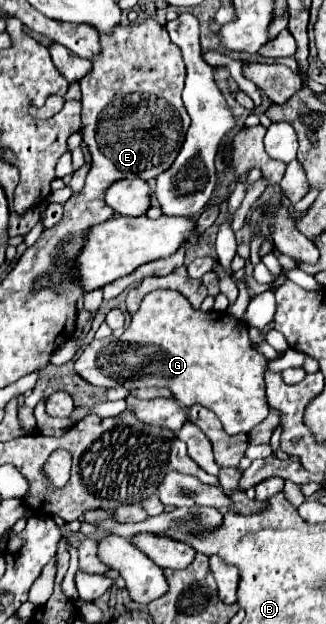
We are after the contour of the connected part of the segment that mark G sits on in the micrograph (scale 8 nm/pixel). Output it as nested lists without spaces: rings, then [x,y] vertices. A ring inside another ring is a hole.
[[[154,290],[144,296],[140,310],[132,316],[128,330],[118,338],[104,338],[92,340],[80,354],[74,364],[74,372],[92,386],[114,388],[124,386],[128,390],[144,388],[144,386],[158,386],[168,388],[178,402],[184,406],[202,404],[210,408],[228,434],[250,432],[256,424],[260,424],[270,406],[266,402],[266,384],[264,384],[264,370],[266,360],[260,352],[256,352],[250,344],[248,328],[244,322],[232,318],[226,312],[202,312],[192,310],[190,302],[174,292],[174,290]]]

